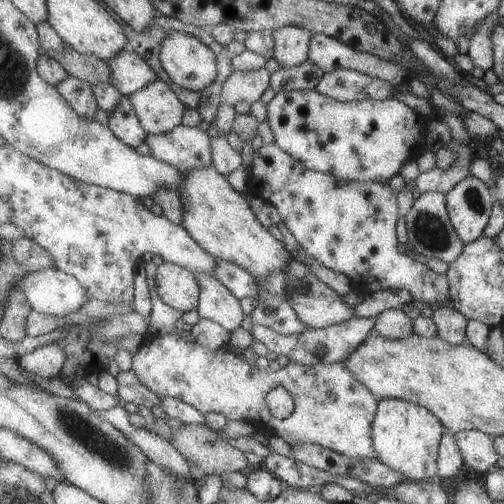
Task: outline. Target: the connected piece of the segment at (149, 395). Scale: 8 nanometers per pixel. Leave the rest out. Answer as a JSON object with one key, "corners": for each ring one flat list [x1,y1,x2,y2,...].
{"corners":[[132,369,127,372,120,372,116,378,118,381,118,396,123,401,133,403,136,406,144,406,151,410,161,407,162,400,160,397,146,388]]}

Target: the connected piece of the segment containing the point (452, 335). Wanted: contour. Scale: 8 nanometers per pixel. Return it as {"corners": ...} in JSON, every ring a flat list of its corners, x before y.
{"corners":[[450,303,433,310,434,322,438,325,438,336,453,345,465,345,468,340,467,319,458,309]]}

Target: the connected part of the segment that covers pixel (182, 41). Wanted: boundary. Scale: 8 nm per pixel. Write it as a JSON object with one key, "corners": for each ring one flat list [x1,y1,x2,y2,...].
{"corners":[[173,30,167,36,160,49,160,58,171,79,182,88,201,91,217,79,219,72,218,50,190,33]]}

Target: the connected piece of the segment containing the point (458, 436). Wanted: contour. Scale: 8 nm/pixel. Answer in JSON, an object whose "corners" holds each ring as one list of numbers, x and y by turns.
{"corners":[[466,429,455,433,454,438,463,454,466,464,478,472,493,469,501,457,494,446,494,438,479,430]]}

